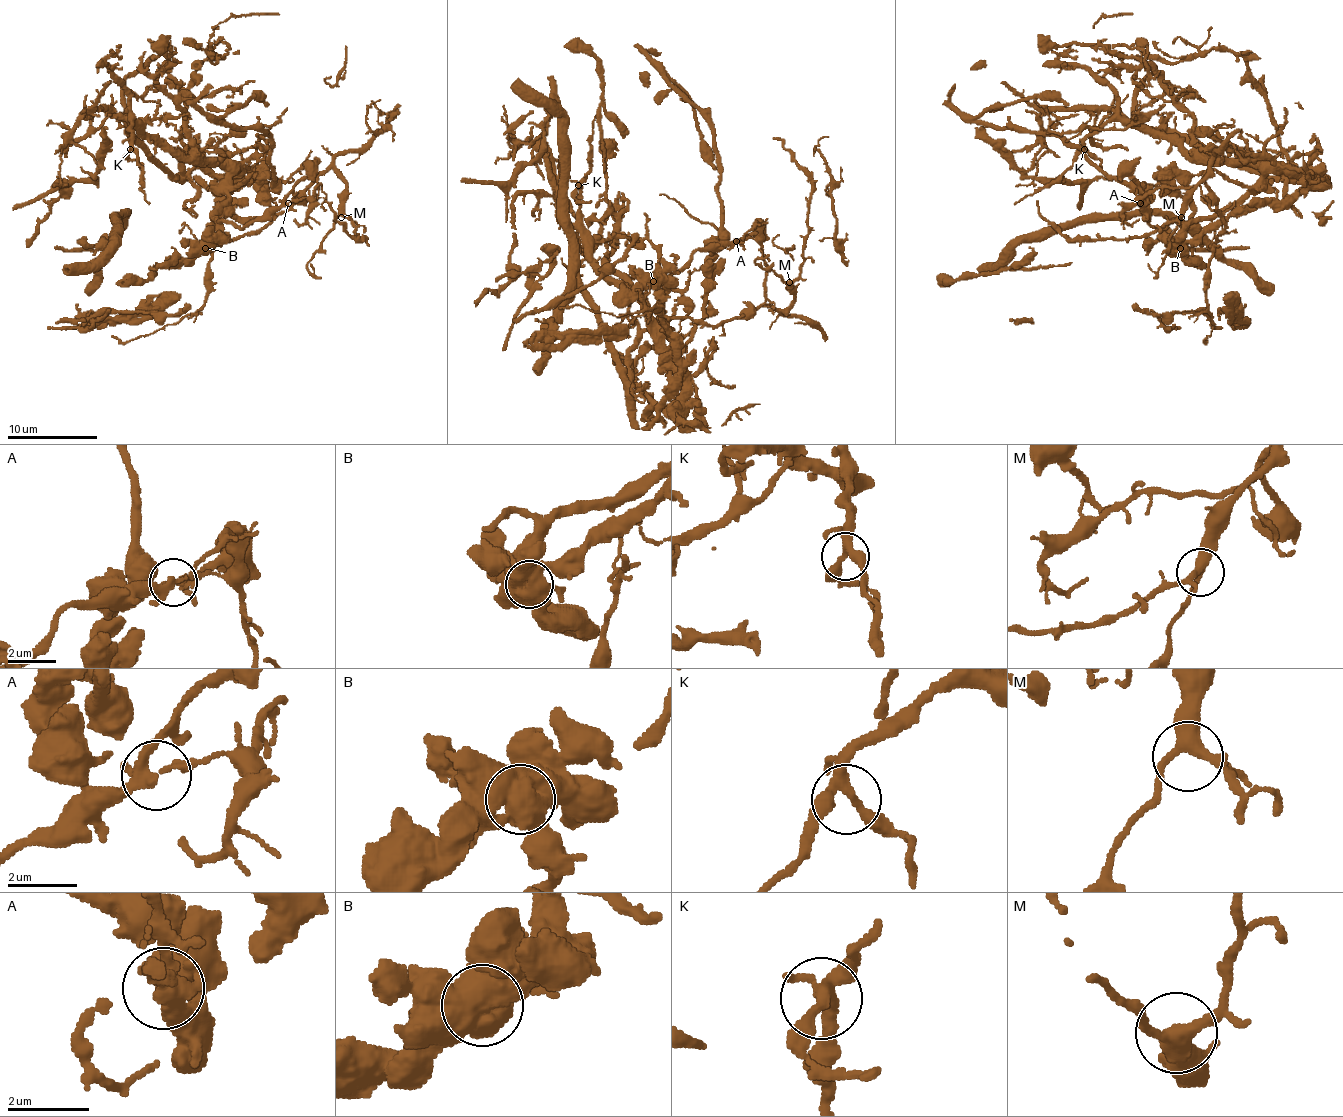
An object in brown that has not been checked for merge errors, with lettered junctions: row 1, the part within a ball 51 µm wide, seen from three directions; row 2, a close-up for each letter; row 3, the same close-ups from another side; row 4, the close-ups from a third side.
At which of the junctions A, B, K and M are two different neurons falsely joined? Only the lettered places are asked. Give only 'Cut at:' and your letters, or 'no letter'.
Cut at: A, B

